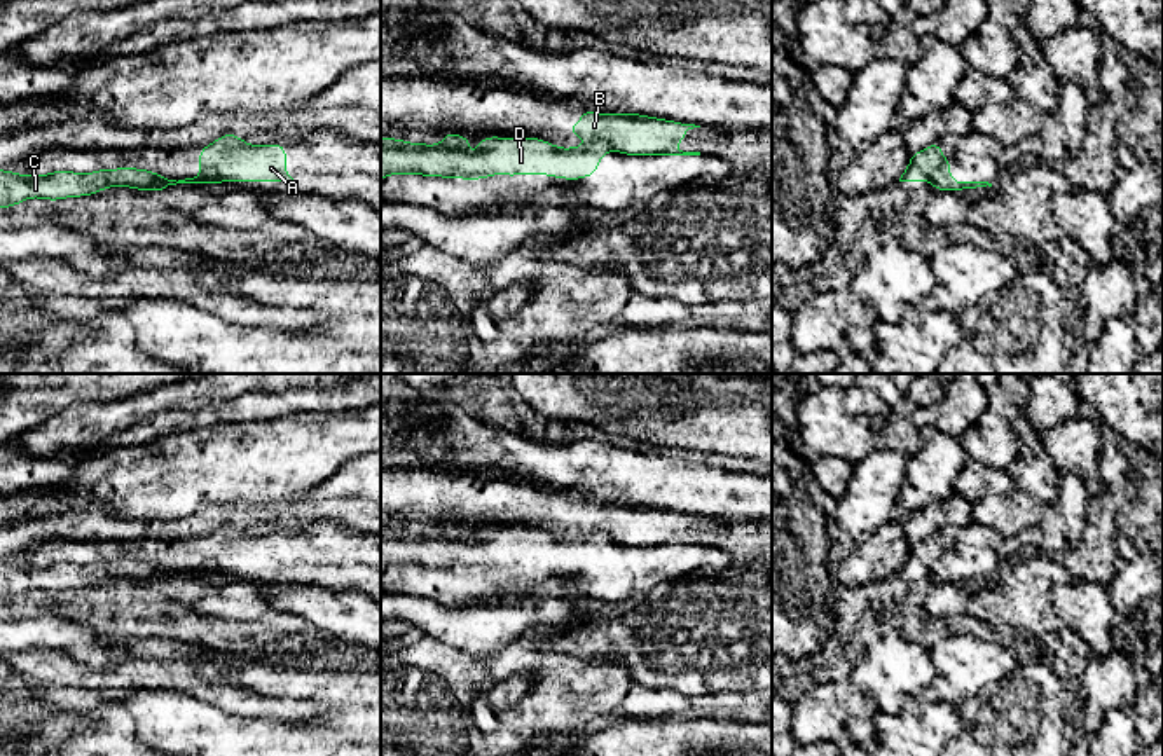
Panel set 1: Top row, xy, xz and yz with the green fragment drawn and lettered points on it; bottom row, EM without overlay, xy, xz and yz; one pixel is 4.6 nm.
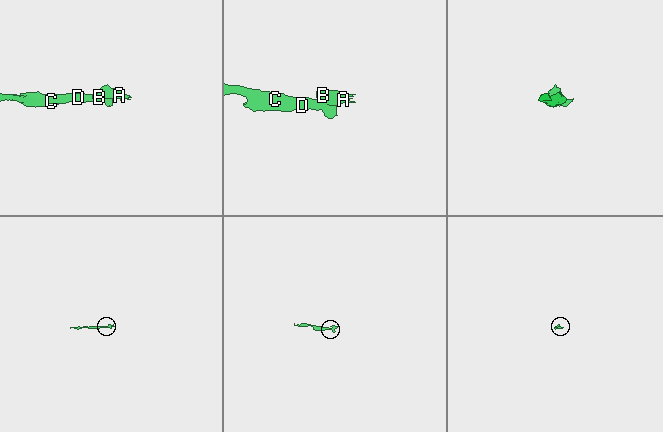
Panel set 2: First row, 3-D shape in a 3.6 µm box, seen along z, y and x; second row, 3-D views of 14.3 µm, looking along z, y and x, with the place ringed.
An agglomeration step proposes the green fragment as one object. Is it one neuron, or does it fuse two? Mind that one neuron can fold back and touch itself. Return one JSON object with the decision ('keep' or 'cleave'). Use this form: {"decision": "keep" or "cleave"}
{"decision": "cleave"}

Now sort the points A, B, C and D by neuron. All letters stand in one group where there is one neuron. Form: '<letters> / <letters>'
A B / C D

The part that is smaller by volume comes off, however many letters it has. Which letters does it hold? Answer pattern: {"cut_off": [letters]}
{"cut_off": ["A", "B"]}

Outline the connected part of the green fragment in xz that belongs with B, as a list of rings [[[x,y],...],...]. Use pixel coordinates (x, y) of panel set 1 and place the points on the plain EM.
[[[582,503],[580,517],[569,513],[571,526],[585,533],[602,533],[625,546],[655,546],[674,540],[688,520],[700,519],[639,505]]]

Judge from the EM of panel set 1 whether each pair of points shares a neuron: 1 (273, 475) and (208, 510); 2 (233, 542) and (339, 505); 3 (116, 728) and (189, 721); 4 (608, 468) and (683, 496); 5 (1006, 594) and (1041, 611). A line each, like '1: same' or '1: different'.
1: different
2: different
3: different
4: same
5: same

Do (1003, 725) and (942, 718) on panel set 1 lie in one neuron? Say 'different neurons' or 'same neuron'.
different neurons

